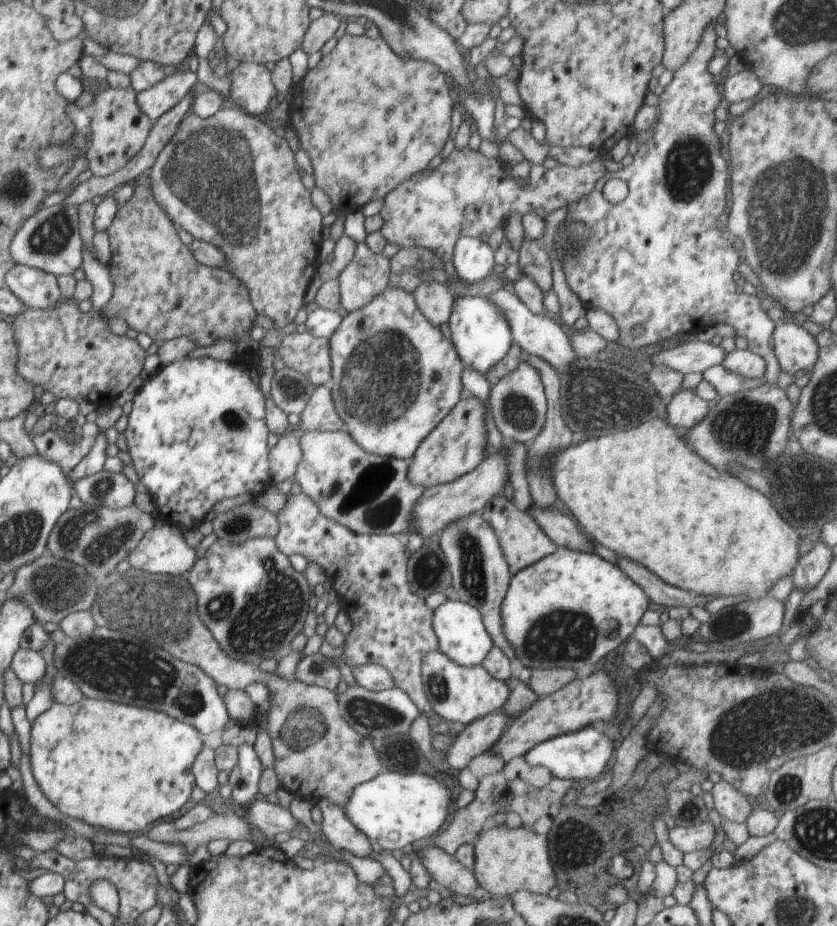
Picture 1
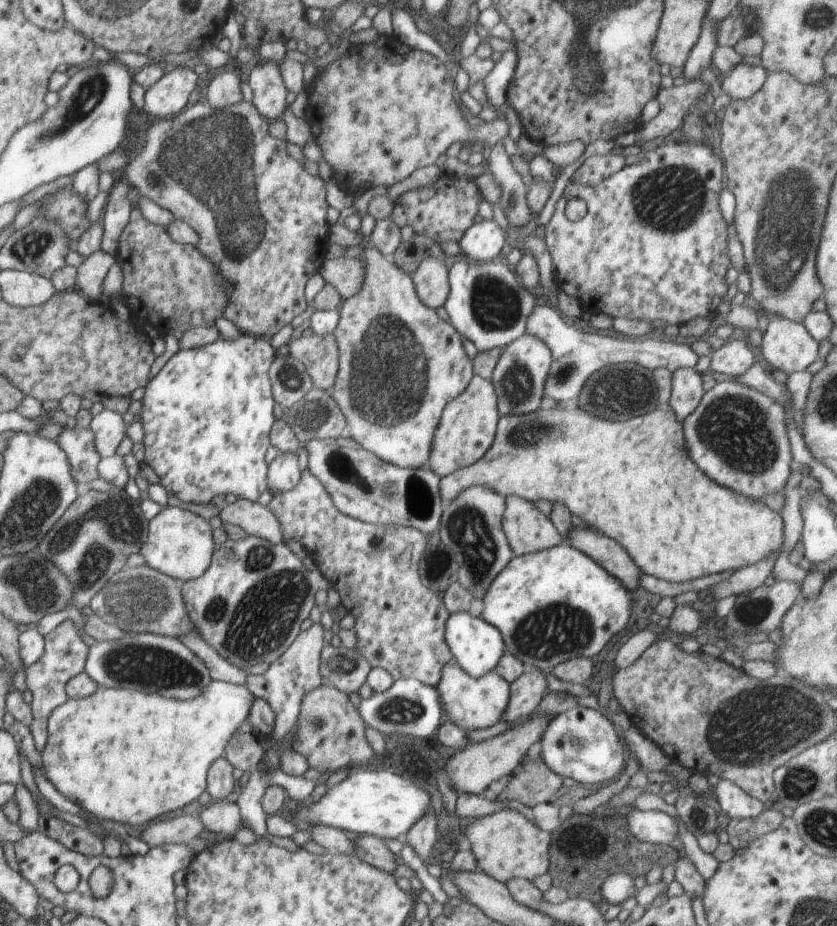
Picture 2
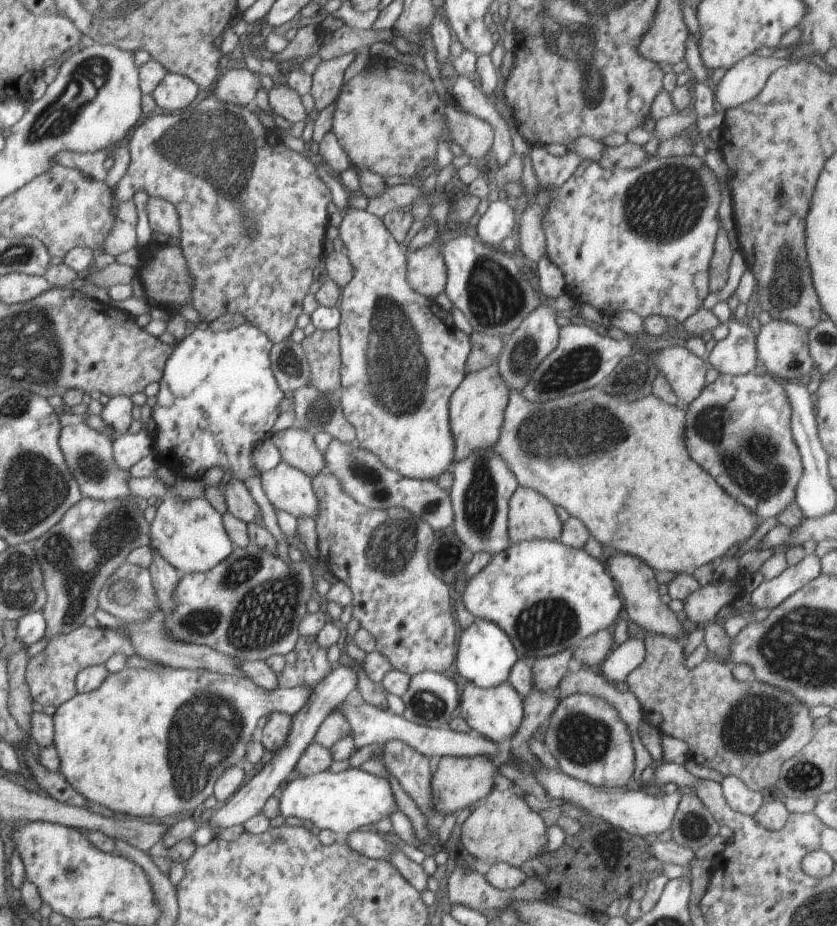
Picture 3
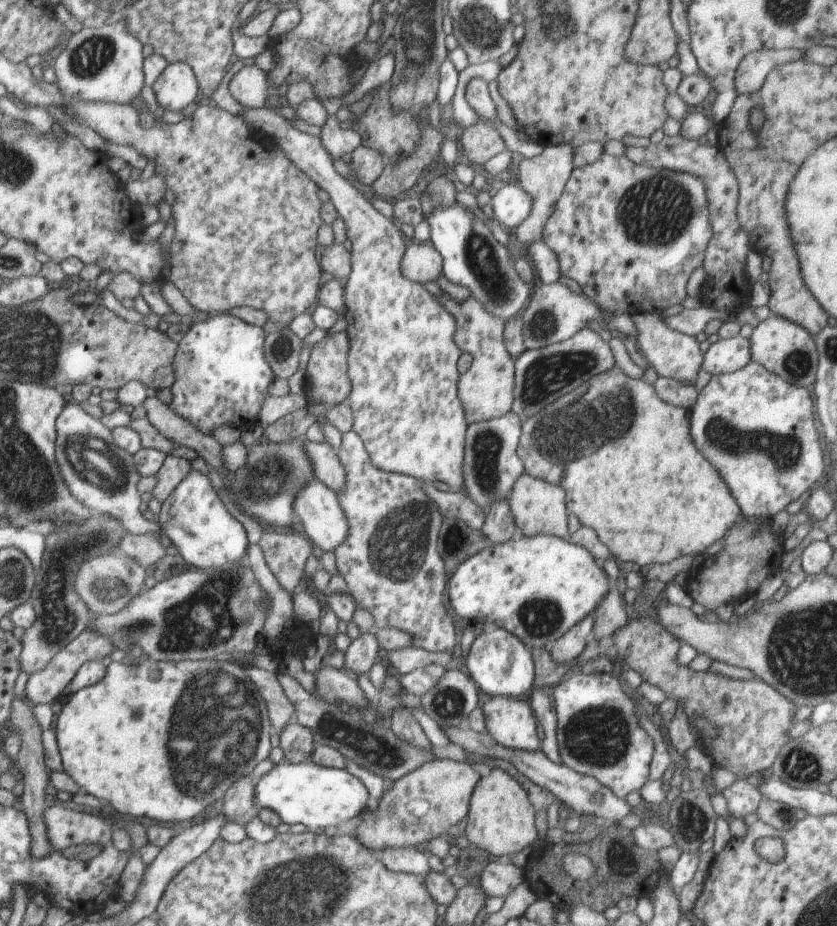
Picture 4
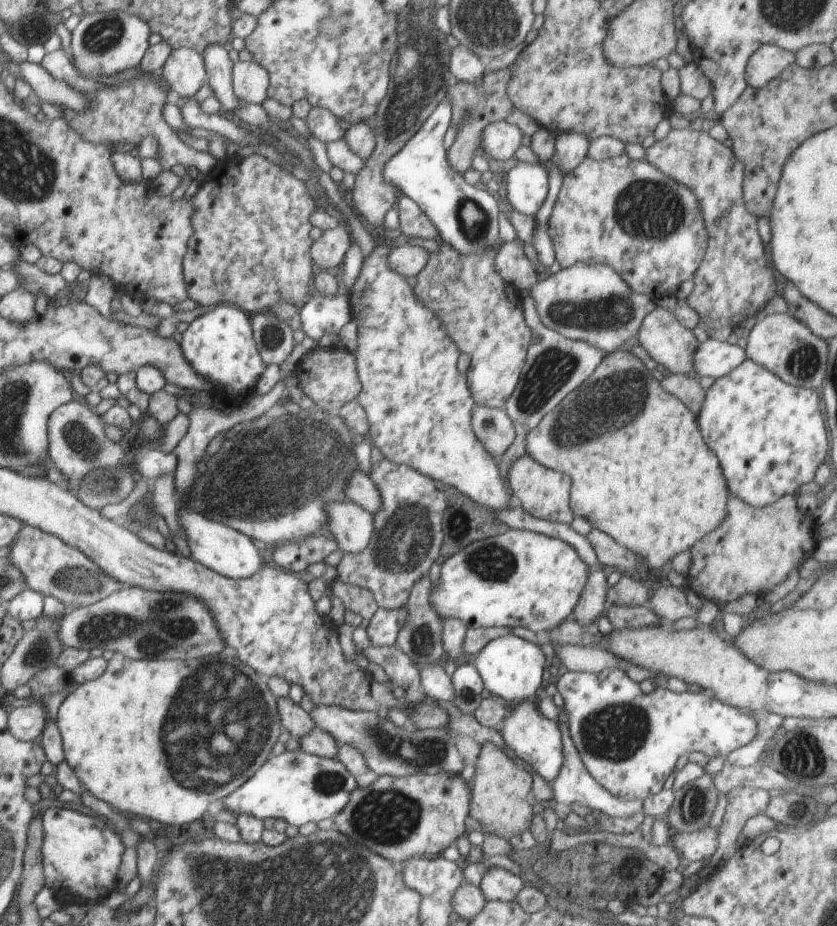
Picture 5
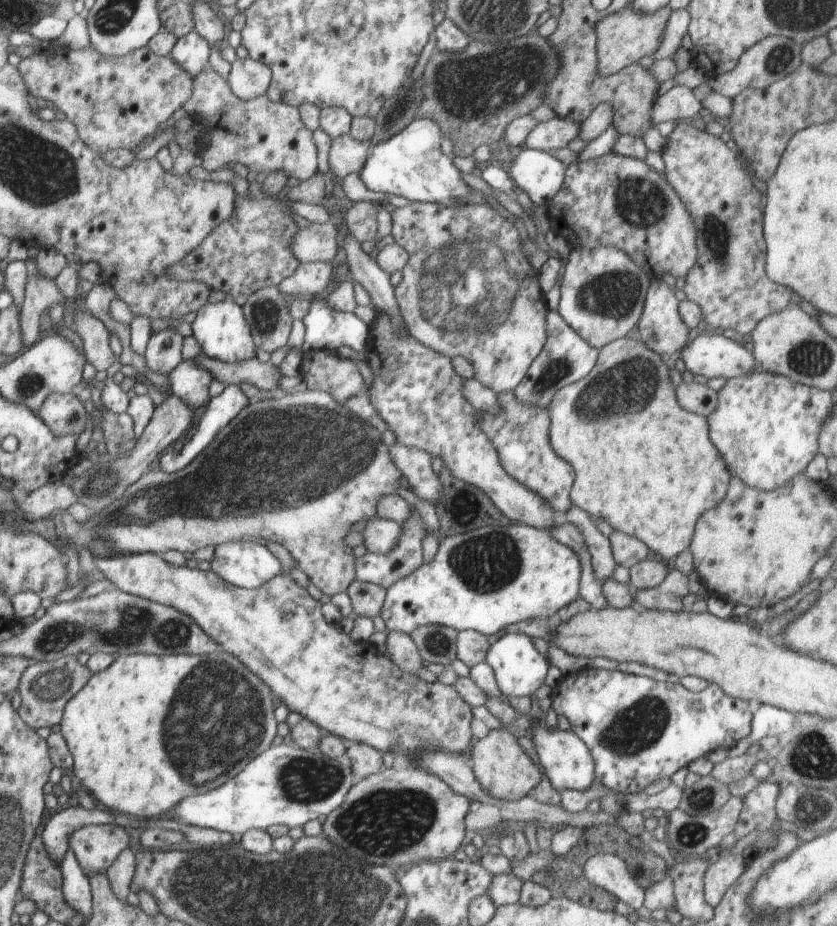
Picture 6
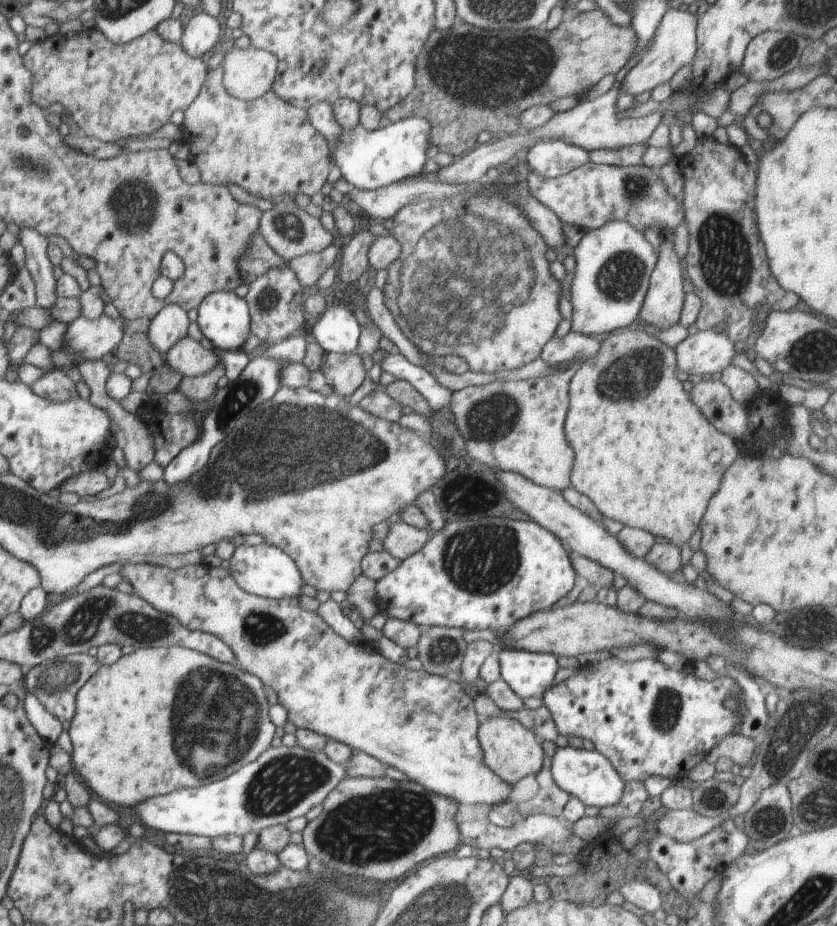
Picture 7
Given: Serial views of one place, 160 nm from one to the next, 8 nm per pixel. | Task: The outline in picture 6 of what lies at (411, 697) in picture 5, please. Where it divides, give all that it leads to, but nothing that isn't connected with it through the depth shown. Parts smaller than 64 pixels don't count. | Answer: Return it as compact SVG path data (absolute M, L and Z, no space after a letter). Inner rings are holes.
M389 632L386 639L386 656L401 670L416 675L423 666L423 658L413 638L406 633Z

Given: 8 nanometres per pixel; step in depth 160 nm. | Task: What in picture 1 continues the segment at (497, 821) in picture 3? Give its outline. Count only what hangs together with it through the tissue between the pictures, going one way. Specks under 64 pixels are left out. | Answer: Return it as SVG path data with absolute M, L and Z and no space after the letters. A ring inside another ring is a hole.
M505 823L482 830L474 847L475 875L480 888L484 888L496 898L512 896L520 890L530 890L533 894L548 895L557 886L554 870L548 856L547 834L536 834L532 828L521 825L509 828Z

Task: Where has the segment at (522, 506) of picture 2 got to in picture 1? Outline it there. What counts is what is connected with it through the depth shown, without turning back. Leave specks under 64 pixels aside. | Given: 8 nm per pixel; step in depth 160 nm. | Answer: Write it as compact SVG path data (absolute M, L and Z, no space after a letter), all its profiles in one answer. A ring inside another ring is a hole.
M496 496L488 502L486 508L482 511L482 516L488 524L492 524L494 534L500 542L500 548L504 552L504 558L510 566L510 574L518 574L526 566L531 566L534 562L539 562L542 558L553 554L557 550L557 544L544 530L538 526L536 518L532 518L529 511L521 511L514 502L508 500L505 496Z

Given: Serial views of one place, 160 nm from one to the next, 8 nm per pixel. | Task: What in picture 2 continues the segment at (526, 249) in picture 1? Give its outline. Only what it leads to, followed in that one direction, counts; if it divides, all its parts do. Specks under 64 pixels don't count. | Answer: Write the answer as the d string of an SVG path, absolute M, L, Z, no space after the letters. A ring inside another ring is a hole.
M498 143L491 148L489 171L494 176L494 182L501 190L500 207L508 217L509 224L516 227L526 226L532 221L532 215L526 201L529 189L522 177L514 169L505 147Z

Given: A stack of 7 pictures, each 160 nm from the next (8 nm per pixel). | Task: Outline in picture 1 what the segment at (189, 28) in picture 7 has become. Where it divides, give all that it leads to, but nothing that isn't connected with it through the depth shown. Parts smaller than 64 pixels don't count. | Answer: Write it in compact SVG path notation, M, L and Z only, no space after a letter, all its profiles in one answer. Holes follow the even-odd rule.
M180 70L166 76L155 86L137 94L140 110L154 124L168 110L171 110L184 99L188 92L198 85L197 74L189 70Z

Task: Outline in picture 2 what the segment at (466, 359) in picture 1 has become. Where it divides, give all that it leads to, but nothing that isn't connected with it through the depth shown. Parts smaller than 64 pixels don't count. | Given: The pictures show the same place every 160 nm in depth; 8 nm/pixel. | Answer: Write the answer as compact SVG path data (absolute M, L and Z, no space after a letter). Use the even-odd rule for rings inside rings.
M466 256L454 262L448 272L449 294L444 302L449 323L464 338L468 338L478 352L492 348L506 348L510 342L524 335L528 316L536 310L536 299L522 283L520 276L504 260L474 262Z

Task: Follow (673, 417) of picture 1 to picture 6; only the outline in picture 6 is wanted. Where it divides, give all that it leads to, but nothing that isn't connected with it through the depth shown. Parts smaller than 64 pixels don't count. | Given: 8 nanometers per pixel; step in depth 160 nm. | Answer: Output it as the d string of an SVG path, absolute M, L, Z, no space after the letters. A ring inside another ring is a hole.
M652 280L645 296L645 303L638 324L641 341L663 359L678 357L681 350L689 343L690 329L680 318L679 301L674 294L663 280Z

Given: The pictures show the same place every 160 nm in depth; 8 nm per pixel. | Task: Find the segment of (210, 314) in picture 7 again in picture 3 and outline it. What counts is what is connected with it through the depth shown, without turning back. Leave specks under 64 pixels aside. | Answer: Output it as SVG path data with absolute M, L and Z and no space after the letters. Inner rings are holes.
M245 323L238 328L230 328L229 330L210 330L210 326L204 325L201 328L196 328L188 336L185 336L175 347L170 358L166 362L162 380L160 380L160 391L156 394L156 404L152 408L152 420L156 424L156 430L153 432L152 440L154 442L154 452L157 454L157 459L163 464L167 464L177 475L187 478L201 480L210 468L222 468L226 475L230 475L234 480L248 480L258 476L258 470L254 466L254 450L261 441L271 436L270 430L274 426L280 413L280 404L286 397L282 390L278 387L276 378L272 371L270 361L270 352L272 351L273 343L268 339L268 336L256 329L256 326Z

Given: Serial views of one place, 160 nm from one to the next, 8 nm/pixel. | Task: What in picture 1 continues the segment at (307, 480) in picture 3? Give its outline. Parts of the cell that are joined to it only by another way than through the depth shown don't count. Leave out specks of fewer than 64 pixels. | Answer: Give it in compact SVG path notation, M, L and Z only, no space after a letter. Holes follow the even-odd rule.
M292 429L281 436L278 443L269 450L269 478L271 486L285 480L294 480L298 464L302 460L299 433Z

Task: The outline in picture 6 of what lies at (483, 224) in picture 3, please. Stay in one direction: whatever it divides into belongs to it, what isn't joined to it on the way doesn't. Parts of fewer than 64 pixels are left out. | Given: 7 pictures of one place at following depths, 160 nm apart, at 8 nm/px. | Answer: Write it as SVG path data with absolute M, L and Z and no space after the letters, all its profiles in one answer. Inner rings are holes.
M525 149L512 161L510 176L534 204L547 206L560 190L565 172L564 164L548 152Z

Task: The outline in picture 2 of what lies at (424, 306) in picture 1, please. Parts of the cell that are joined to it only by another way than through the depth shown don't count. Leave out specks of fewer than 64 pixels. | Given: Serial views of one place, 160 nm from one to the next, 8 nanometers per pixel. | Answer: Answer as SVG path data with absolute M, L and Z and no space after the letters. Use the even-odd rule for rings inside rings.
M426 258L411 276L417 298L428 308L438 310L444 307L449 294L448 270L444 261Z

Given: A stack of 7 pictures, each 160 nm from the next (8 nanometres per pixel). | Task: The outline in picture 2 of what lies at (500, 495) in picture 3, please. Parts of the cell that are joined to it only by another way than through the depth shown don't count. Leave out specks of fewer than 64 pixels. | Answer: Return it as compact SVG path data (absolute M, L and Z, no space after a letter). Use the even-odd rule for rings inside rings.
M472 484L462 490L450 504L447 504L437 532L442 544L458 562L458 580L475 598L484 598L488 586L494 582L504 566L514 558L512 548L506 539L503 516L506 497L496 494L494 489Z

